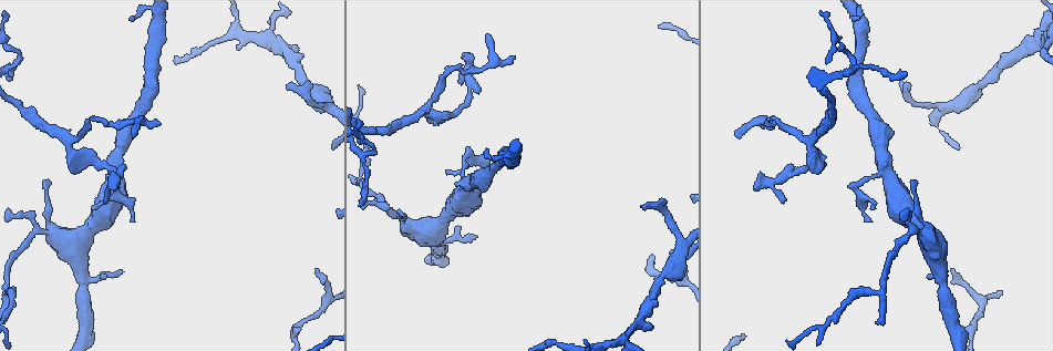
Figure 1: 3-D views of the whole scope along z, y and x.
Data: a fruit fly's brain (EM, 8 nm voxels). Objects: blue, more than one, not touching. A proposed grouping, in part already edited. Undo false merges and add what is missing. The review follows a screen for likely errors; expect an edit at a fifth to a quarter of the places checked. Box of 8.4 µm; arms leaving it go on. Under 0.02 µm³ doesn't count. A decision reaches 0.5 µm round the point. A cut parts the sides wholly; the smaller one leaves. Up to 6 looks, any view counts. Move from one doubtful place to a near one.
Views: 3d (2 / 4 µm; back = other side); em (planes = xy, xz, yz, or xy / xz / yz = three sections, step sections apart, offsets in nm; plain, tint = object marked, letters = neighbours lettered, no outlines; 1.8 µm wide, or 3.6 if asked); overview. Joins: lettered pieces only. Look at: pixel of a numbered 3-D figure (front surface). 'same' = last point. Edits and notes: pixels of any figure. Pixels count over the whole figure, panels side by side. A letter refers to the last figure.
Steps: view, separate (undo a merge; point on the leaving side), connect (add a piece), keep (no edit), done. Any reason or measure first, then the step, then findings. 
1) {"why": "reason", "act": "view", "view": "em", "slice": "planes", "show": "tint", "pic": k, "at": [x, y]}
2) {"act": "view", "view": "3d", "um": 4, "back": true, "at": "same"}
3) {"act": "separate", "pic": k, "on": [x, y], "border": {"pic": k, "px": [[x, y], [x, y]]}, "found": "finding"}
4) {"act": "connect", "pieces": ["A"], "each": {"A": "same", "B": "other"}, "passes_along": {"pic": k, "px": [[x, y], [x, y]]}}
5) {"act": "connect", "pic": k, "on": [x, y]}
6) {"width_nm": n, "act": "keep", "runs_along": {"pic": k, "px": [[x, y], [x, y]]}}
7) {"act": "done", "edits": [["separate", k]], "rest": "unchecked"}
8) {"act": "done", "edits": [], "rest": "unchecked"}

{"why": "thin end", "act": "view", "view": "3d", "um": 2, "pic": 1, "at": [291, 81]}

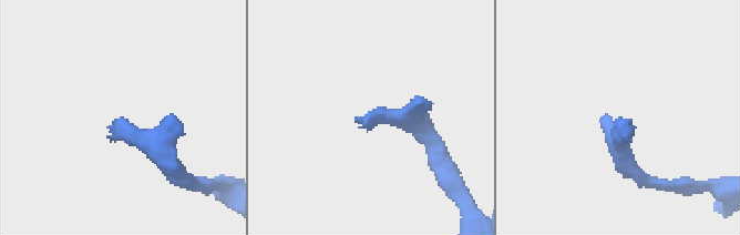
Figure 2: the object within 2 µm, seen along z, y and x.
{"why": "now the EM", "act": "view", "view": "em", "slice": "xz", "step": 8, "show": "tint", "pic": 2, "at": [115, 120]}

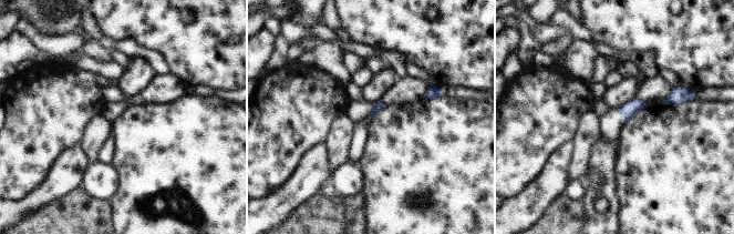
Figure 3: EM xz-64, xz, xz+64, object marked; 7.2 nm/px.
{"why": "cut it another way", "act": "view", "view": "em", "slice": "planes", "show": "letters", "at": "same"}

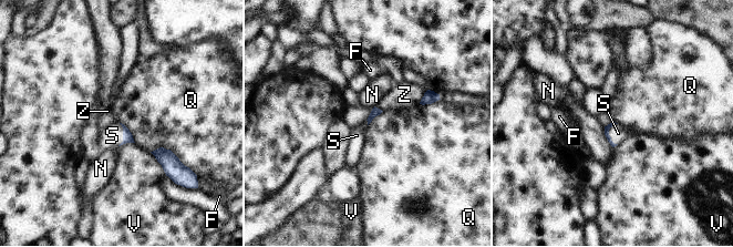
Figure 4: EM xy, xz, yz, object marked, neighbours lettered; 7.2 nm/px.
{"act": "connect", "pieces": ["S"], "each": {"F": "other", "N": "other", "Q": "other", "S": "same", "V": "other", "Z": "other"}, "passes_along": {"pic": 4, "px": [[608, 126], [608, 134], [618, 133]]}, "found": "the neuron continues"}

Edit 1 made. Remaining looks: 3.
{"why": "an open end", "act": "view", "view": "em", "slice": "yz", "step": 16, "show": "letters", "pic": 1, "at": [669, 252]}

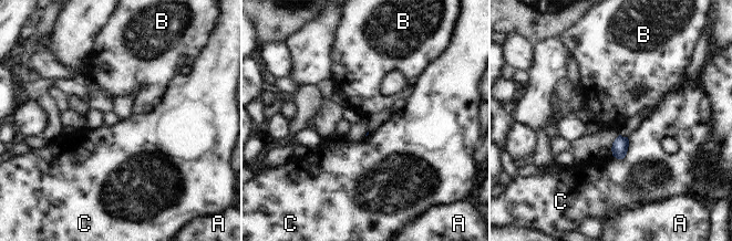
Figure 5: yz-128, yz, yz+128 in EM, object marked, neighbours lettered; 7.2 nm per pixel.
{"why": "cut it another way", "act": "view", "view": "em", "slice": "planes", "show": "letters", "at": "same"}

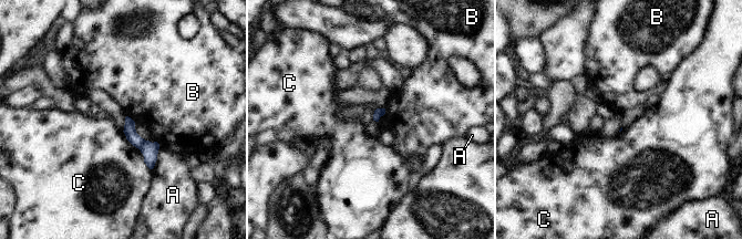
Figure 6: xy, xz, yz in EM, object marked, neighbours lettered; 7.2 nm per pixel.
{"act": "keep", "each": {"A": "other", "B": "other", "C": "other"}, "border": {"pic": 6, "px": [[385, 108], [385, 112], [378, 121]]}, "found": "no lettered piece goes on from it"}

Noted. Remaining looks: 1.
{"act": "done", "edits": [["connect", 4]], "rest": "unchecked"}

